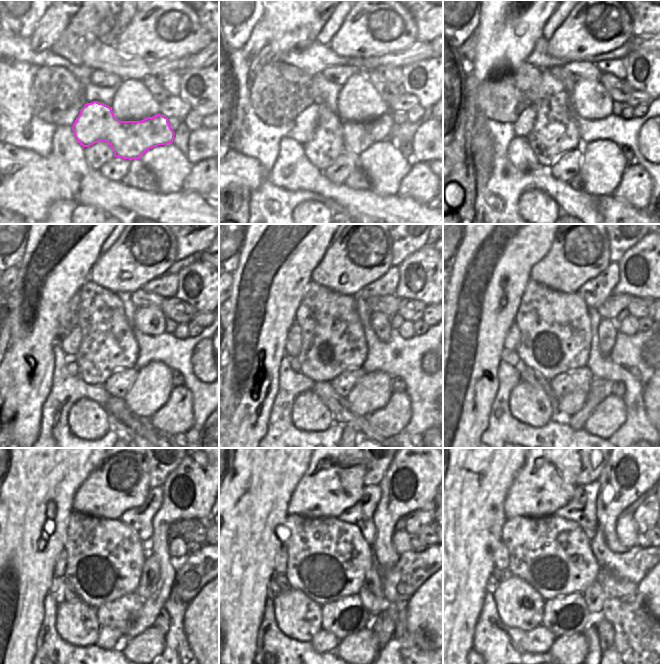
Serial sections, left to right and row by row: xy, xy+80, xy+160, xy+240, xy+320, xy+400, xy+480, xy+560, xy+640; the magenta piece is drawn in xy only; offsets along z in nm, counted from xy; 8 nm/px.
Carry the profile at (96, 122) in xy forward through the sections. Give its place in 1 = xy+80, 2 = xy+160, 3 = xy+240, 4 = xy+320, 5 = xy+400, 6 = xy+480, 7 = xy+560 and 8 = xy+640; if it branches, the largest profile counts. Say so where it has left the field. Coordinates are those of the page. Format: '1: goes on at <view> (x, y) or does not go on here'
1: goes on at xy+80 (358, 137)
2: goes on at xy+160 (525, 122)
3: goes on at xy+240 (70, 345)
4: goes on at xy+320 (293, 344)
5: goes on at xy+400 (511, 342)
6: goes on at xy+480 (60, 565)
7: goes on at xy+560 (282, 557)
8: goes on at xy+640 (501, 558)

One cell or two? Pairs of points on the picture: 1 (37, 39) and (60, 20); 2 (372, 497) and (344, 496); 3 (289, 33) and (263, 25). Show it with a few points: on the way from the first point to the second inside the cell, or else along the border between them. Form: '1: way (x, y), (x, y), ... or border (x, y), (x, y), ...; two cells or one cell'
1: way (43, 35), (54, 24); one cell
2: border (364, 487), (362, 496), (343, 512); two cells
3: border (263, 17), (271, 30), (271, 39), (268, 44); two cells

